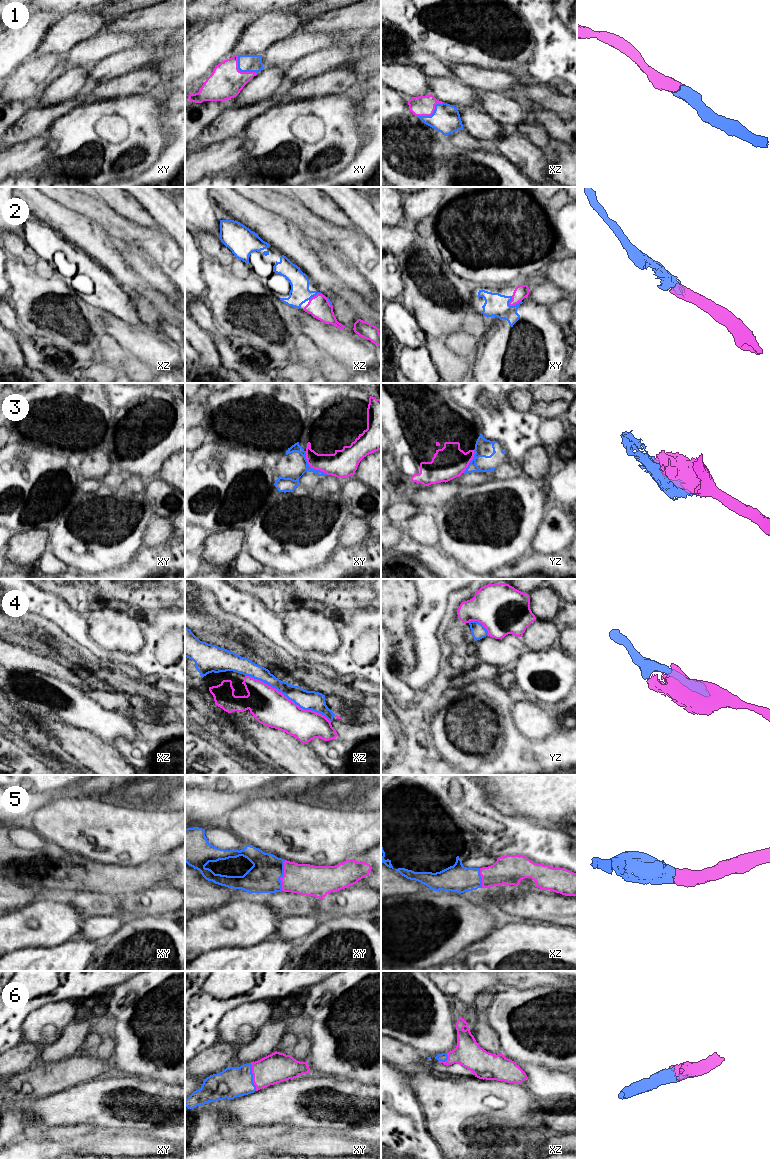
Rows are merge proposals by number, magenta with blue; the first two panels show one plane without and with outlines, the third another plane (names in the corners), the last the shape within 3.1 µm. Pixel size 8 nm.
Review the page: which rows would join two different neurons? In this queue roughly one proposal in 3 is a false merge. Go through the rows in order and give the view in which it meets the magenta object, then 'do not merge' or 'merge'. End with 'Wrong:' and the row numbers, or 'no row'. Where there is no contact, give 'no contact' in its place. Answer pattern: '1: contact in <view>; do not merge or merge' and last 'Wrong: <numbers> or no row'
1: contact in xy; merge
2: contact in xy; merge
3: contact in xy; do not merge
4: contact in xz; do not merge
5: contact in xy; merge
6: contact in xy; merge
Wrong: 3, 4

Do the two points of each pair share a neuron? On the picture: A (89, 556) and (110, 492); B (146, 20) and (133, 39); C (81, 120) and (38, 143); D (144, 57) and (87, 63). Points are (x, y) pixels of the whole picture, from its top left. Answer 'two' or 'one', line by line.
A: one
B: two
C: two
D: two

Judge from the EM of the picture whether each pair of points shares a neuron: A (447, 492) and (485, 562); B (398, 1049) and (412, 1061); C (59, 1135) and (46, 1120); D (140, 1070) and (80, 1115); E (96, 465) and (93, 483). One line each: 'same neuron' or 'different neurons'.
A: different neurons
B: same neuron
C: different neurons
D: different neurons
E: different neurons

